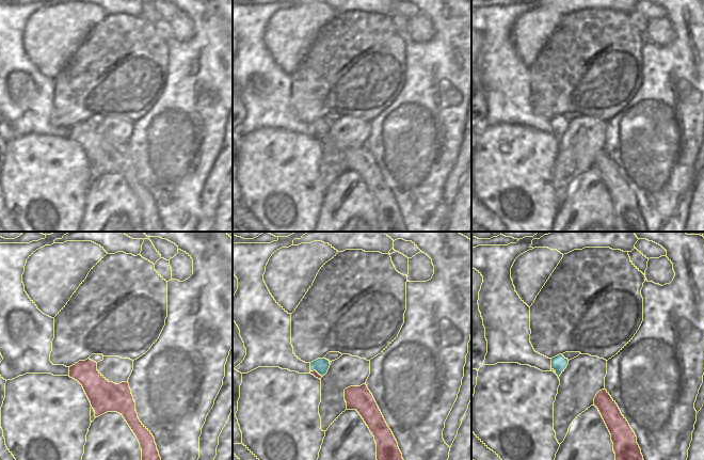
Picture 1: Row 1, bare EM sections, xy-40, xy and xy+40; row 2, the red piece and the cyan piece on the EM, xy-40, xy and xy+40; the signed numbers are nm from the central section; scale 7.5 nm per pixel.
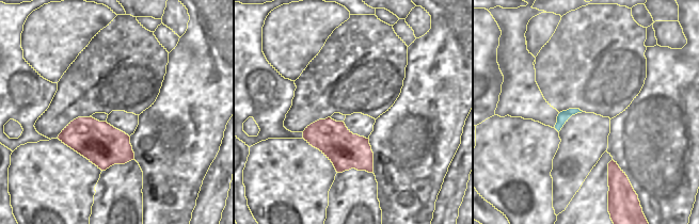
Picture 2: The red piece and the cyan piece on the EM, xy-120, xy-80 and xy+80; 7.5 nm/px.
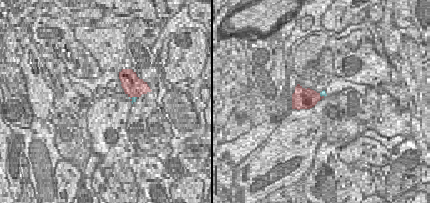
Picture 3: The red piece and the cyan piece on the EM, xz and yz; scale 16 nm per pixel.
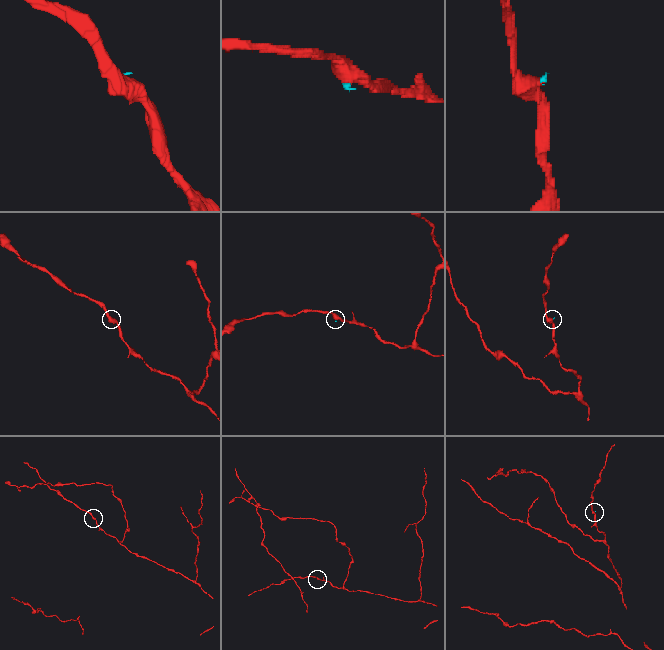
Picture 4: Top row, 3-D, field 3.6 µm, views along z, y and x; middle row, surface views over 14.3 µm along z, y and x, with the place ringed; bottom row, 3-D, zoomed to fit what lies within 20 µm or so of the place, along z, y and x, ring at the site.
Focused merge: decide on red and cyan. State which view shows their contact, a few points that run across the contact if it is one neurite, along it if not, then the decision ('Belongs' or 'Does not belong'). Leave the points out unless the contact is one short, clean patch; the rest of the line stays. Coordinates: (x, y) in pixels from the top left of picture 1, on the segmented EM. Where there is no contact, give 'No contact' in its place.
Touches red in xy. Line: xy (310, 370), (316, 370), (322, 376). Does not belong.

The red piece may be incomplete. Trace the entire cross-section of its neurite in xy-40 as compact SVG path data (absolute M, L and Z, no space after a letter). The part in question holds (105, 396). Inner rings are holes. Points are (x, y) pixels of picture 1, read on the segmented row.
M90 359L70 366L69 377L82 385L95 411L95 417L107 412L123 415L140 443L142 460L161 460L153 434L138 417L128 382L119 384L109 382L97 370L97 363Z

